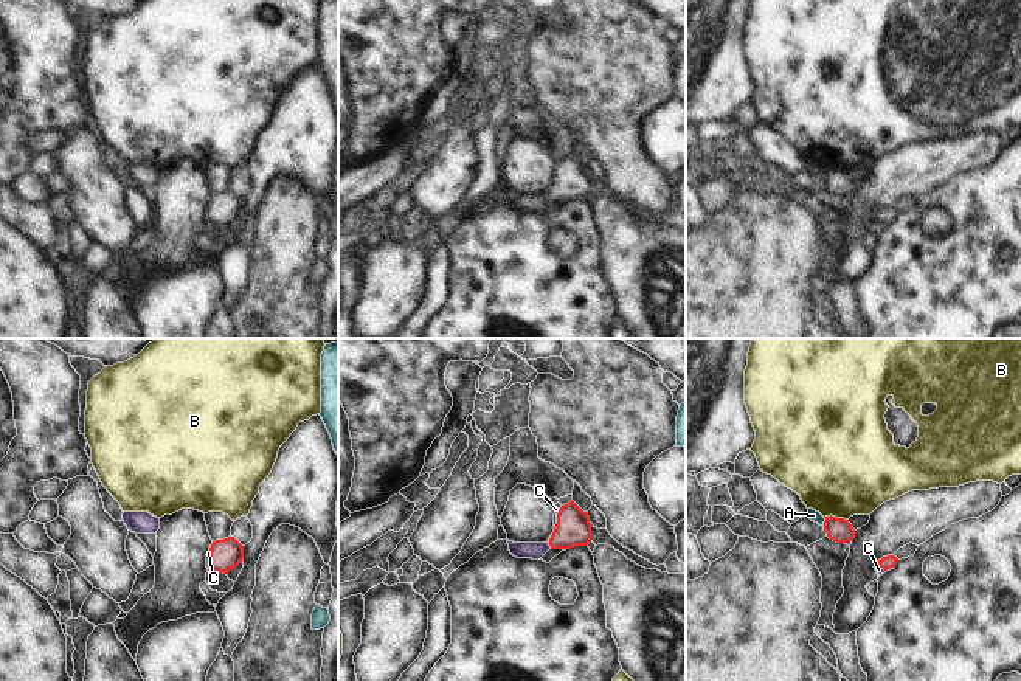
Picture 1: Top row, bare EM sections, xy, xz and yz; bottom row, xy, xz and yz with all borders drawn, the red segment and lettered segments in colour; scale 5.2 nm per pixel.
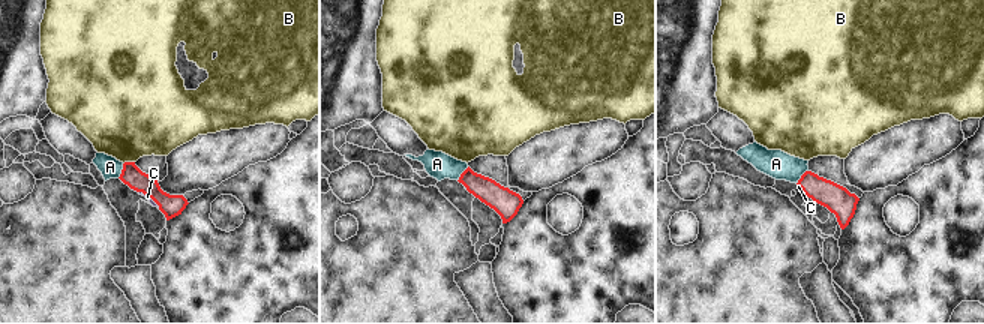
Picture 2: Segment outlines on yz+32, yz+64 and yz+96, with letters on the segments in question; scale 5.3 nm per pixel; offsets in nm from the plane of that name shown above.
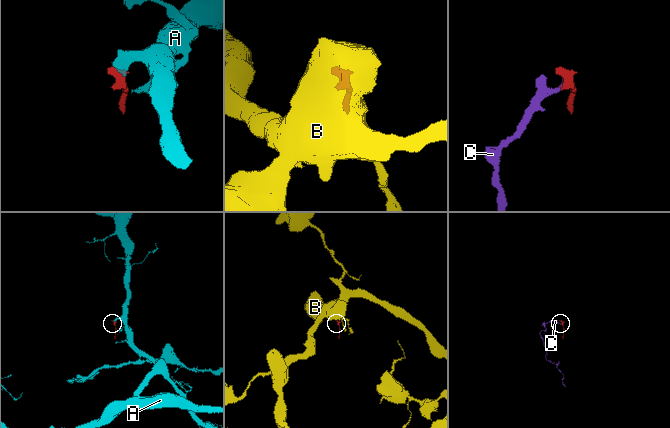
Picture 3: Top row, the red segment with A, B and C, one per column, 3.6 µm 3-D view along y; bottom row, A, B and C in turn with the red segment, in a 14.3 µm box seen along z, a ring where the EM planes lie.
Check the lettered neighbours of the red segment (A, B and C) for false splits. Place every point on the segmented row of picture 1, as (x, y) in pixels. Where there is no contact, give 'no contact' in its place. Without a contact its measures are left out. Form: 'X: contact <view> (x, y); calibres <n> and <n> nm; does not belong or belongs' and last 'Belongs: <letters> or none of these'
A: contact yz (824, 523); calibres 130 and 60 nm; does not belong
B: contact yz (835, 517); calibres 130 and 480 nm; does not belong
C: contact xz (550, 543); calibres 180 and 90 nm; belongs
Belongs: C

